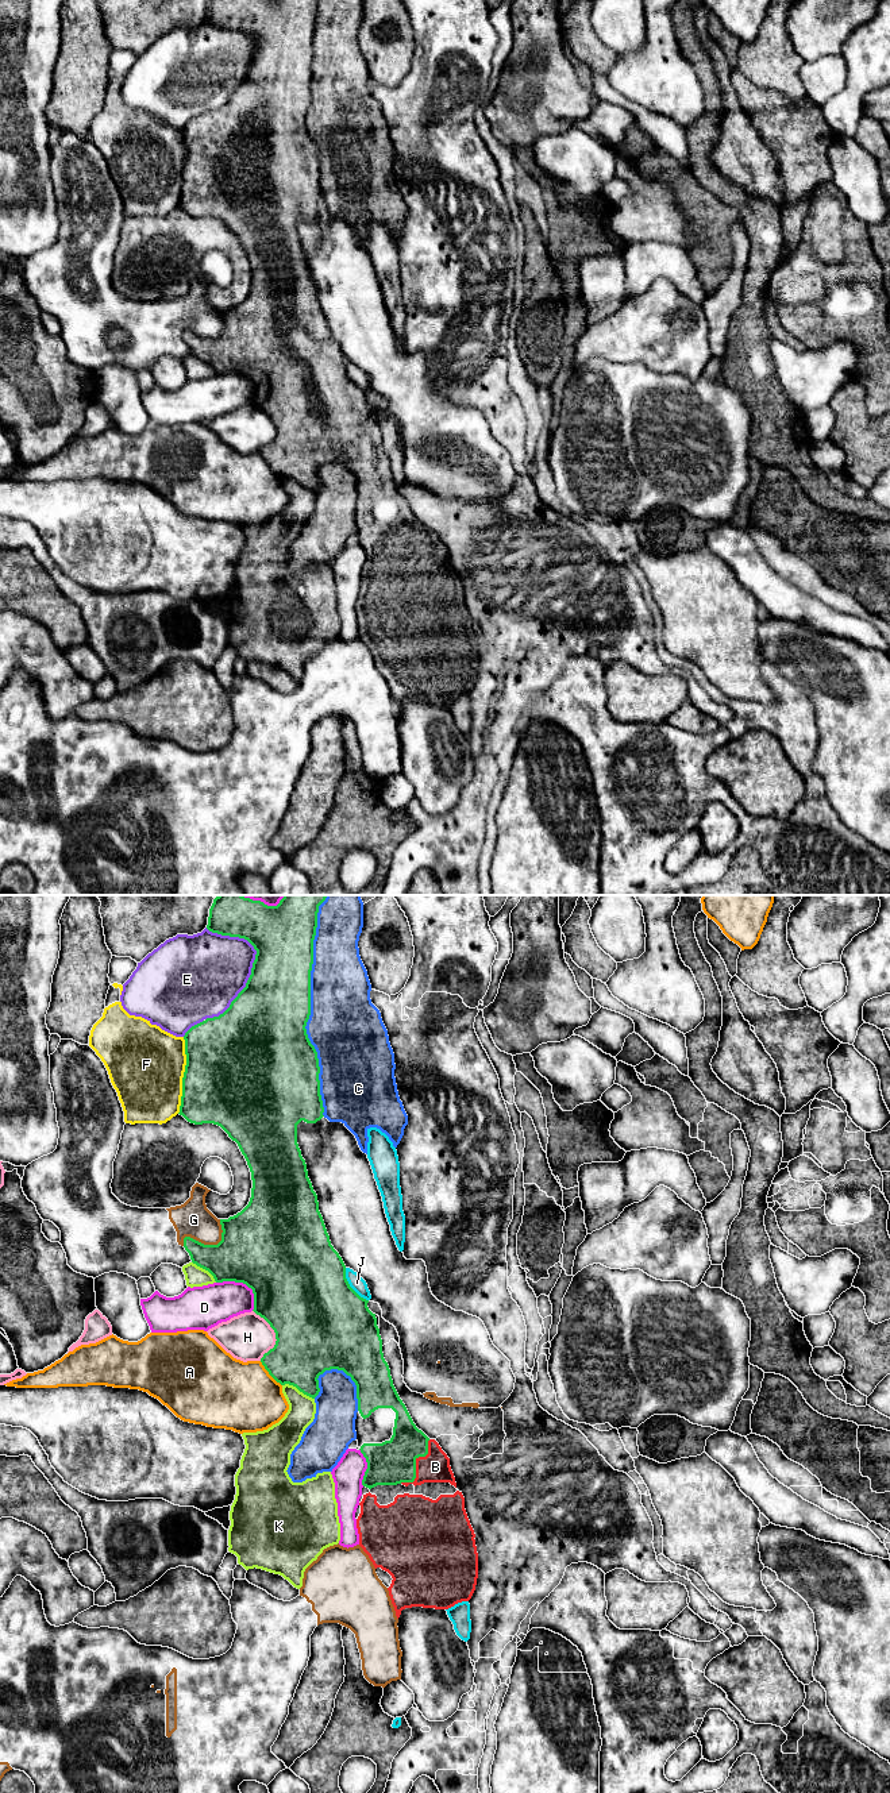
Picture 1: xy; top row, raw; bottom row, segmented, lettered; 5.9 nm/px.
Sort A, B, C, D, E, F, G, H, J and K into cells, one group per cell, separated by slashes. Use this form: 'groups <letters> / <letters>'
groups A / B / C / D / E / F / G / H / J / K

